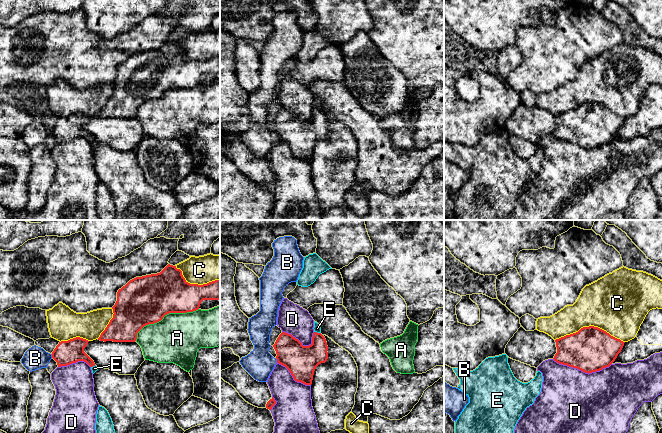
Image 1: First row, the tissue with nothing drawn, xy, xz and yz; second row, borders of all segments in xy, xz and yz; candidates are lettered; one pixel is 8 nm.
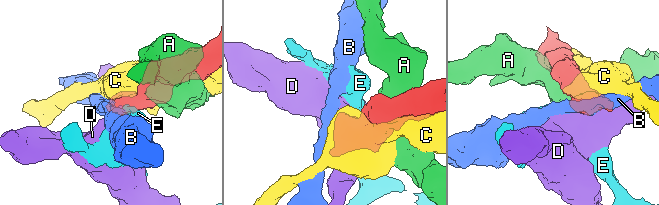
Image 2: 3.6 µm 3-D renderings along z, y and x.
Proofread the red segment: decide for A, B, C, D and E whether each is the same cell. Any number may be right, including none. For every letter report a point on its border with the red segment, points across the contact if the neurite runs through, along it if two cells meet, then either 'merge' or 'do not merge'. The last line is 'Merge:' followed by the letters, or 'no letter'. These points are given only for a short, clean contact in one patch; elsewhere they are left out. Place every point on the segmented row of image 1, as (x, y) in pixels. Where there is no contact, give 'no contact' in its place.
A: meets red in xy at (164, 315); do not merge
B: meets red in xz at (277, 360); do not merge
C: meets red in yz at (590, 326); do not merge
D: meets red in yz at (582, 370); do not merge
E: meets red in xz at (316, 332); border along xz (314, 331), (320, 333); do not merge
Merge: no letter

